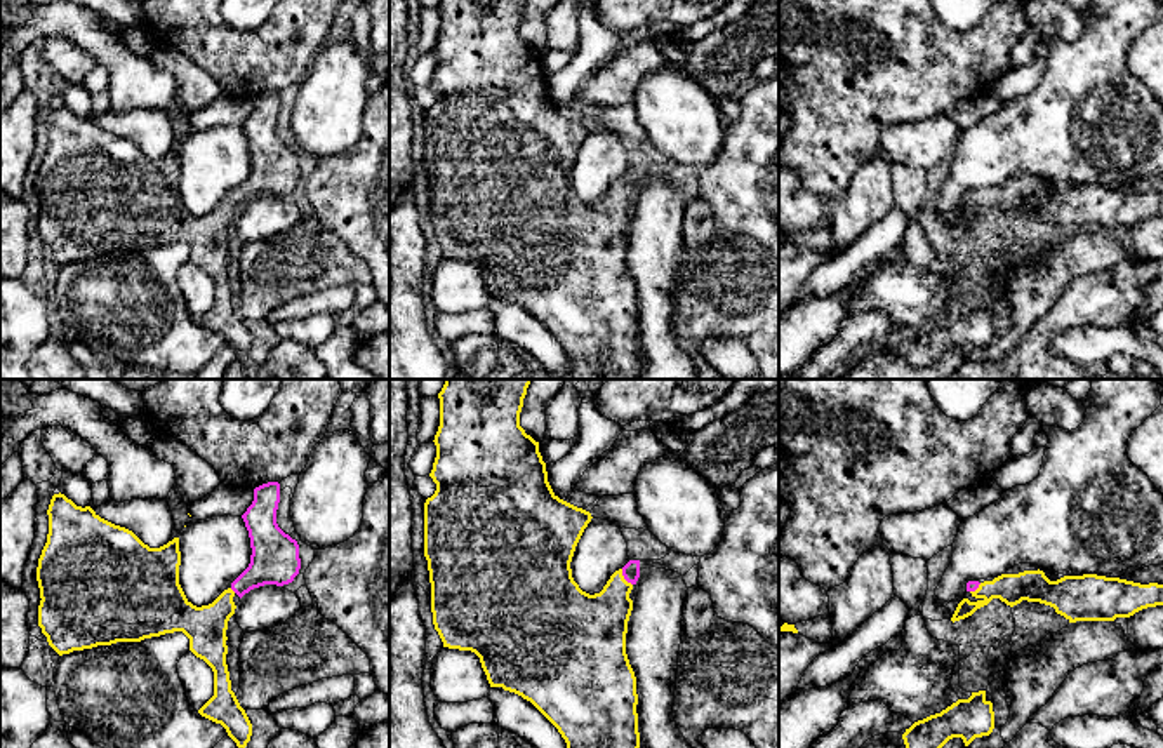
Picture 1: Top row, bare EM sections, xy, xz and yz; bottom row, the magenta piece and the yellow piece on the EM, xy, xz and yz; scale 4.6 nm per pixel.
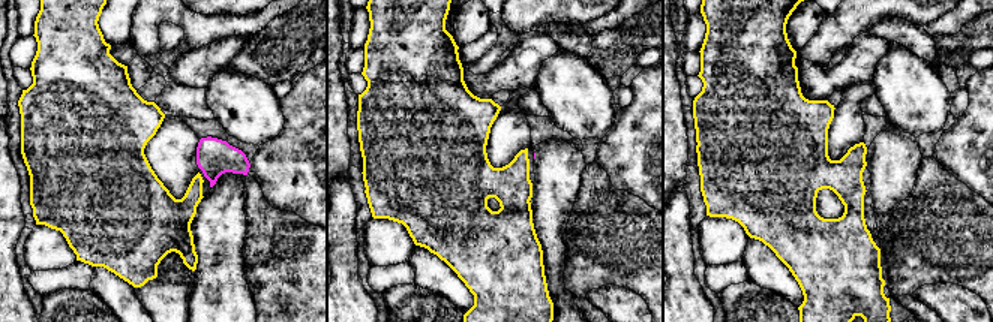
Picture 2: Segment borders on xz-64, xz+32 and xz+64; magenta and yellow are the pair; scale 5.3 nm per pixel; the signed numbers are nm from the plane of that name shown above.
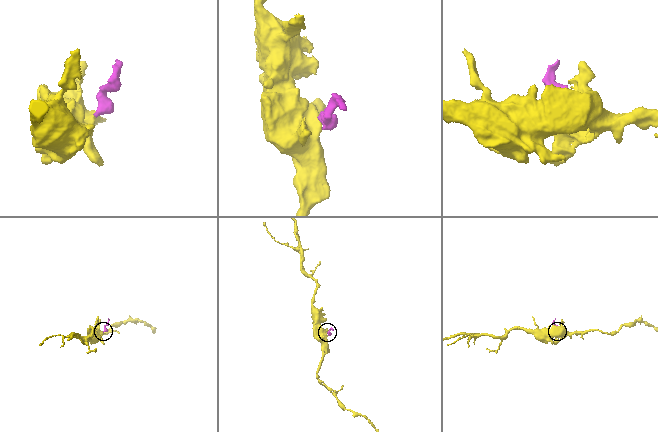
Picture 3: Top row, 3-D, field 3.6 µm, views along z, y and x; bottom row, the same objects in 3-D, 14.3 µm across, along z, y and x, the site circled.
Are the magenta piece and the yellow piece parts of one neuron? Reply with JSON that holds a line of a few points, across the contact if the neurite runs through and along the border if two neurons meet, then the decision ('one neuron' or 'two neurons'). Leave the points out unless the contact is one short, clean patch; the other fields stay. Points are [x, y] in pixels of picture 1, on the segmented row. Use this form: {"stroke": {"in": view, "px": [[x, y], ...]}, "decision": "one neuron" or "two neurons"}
{"stroke": {"in": "xz", "px": [[631, 569], [624, 578], [611, 609], [597, 623]]}, "decision": "one neuron"}

